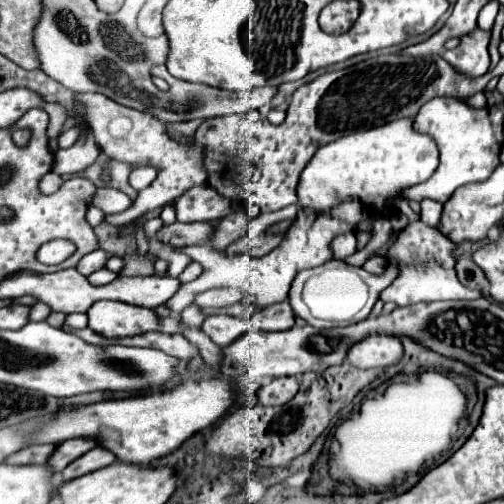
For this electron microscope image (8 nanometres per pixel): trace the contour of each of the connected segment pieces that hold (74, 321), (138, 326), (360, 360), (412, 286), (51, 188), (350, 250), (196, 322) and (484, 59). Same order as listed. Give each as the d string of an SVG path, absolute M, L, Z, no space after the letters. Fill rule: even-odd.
M71 313L65 317L65 327L71 329L83 329L87 327L87 315L85 313Z
M99 301L87 311L87 315L89 315L89 327L105 337L139 335L151 329L161 333L179 331L179 319L175 315L157 319L151 309L125 305L121 301Z
M371 335L355 343L347 355L349 363L359 369L391 367L403 359L403 345L397 337Z
M415 221L399 231L399 237L387 251L387 259L397 259L397 277L393 279L391 287L383 289L379 295L381 301L391 301L397 307L401 305L415 305L415 303L431 303L431 301L457 301L457 299L479 299L483 297L479 291L471 291L459 283L455 273L455 243L451 243L445 235L441 235L435 227Z
M49 171L49 173L39 181L39 189L41 189L41 193L51 195L51 193L55 193L55 191L61 187L61 183L63 183L63 179L61 179L57 173Z
M347 231L347 233L337 235L337 237L331 241L331 251L333 251L333 257L335 257L335 259L345 259L345 257L353 255L353 253L357 251L355 233L353 233L353 231Z
M189 305L183 313L181 313L181 323L187 323L187 327L201 327L205 315L199 311L197 305Z
M473 29L471 33L461 37L459 47L445 51L443 59L447 63L451 63L451 67L455 67L455 71L459 71L467 77L481 77L489 69L489 53L487 53L489 37L491 37L489 31Z

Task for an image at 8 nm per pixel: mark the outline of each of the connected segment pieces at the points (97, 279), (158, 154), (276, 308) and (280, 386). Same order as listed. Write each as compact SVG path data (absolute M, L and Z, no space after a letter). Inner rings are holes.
M99 269L99 271L95 271L95 273L91 273L89 275L89 281L93 283L93 285L107 285L107 283L111 283L113 279L117 277L117 273L113 273L113 271L109 271L109 269Z
M83 93L83 95L79 95L79 99L87 109L87 123L93 129L95 141L103 153L107 153L112 159L132 165L157 167L157 179L147 189L139 191L137 199L131 203L131 207L127 211L123 211L119 215L105 215L105 221L109 225L115 225L115 227L127 225L127 223L143 217L145 213L161 209L163 205L175 201L187 189L207 181L207 167L205 167L205 153L207 151L201 143L173 141L167 137L163 121L155 119L149 113L119 105L101 93Z
M283 301L283 303L275 303L271 307L265 307L253 313L249 323L253 329L259 329L259 331L285 331L293 327L295 313L291 311L291 305Z
M281 377L281 379L273 379L269 385L259 387L257 391L257 403L259 405L281 405L291 401L291 397L297 393L299 383L293 377Z

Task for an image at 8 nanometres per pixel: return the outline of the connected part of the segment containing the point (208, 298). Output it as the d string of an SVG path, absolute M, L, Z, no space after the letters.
M209 289L199 293L199 307L227 307L239 303L241 293L235 289Z

